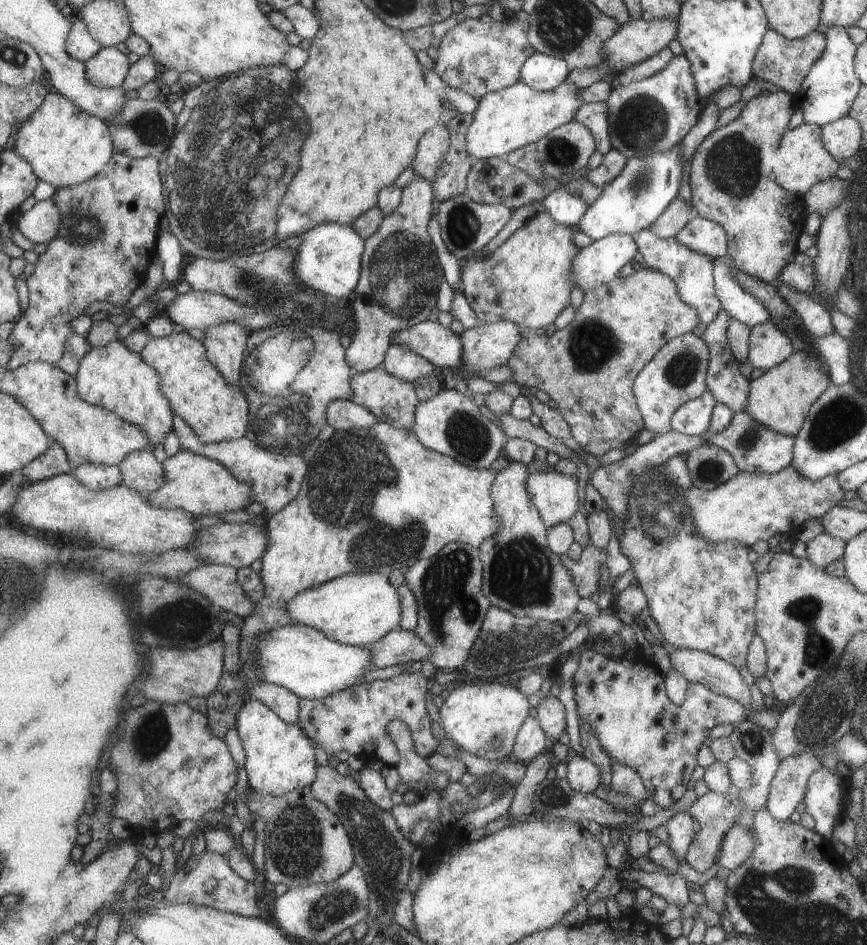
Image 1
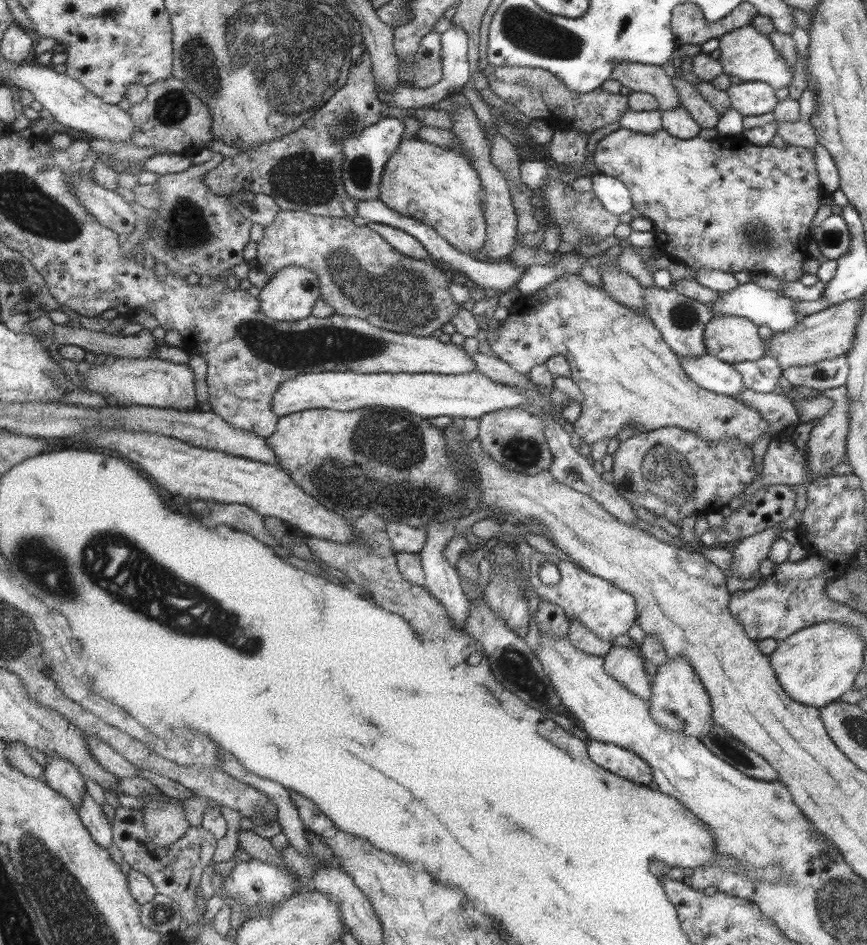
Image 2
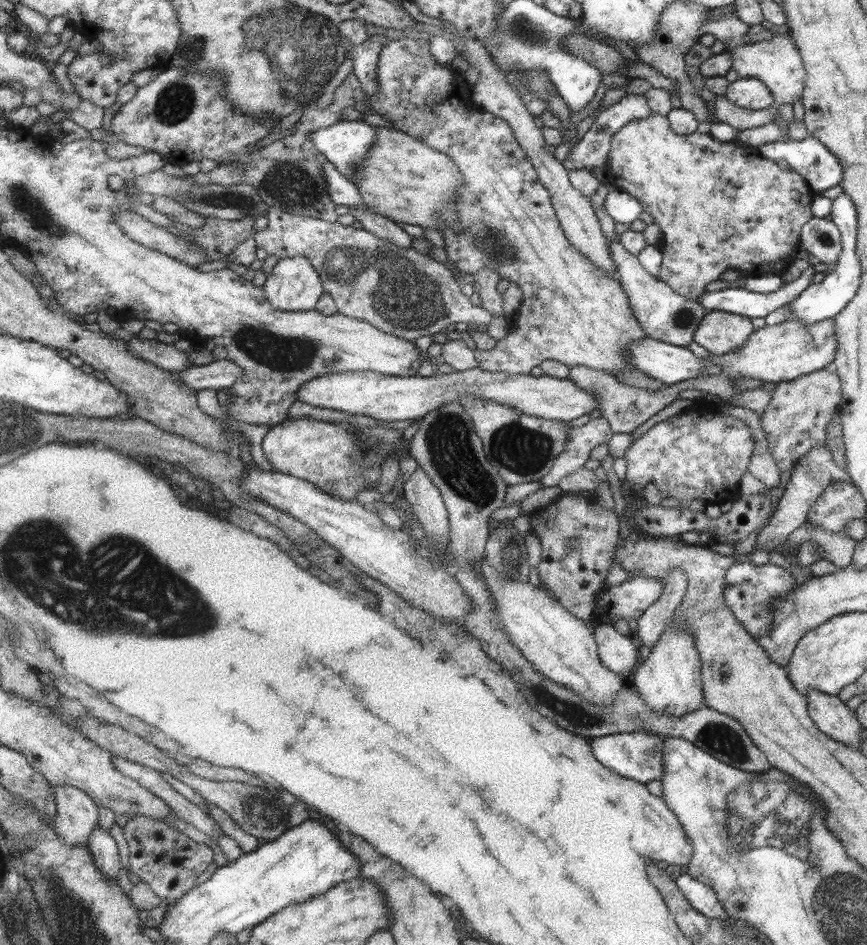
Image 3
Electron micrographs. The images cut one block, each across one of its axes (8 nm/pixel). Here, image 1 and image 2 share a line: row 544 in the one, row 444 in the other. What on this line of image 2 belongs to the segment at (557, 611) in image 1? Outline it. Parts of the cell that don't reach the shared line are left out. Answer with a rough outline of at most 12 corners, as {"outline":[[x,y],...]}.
{"outline":[[521,407],[478,420],[483,453],[535,476],[553,454],[543,421]]}

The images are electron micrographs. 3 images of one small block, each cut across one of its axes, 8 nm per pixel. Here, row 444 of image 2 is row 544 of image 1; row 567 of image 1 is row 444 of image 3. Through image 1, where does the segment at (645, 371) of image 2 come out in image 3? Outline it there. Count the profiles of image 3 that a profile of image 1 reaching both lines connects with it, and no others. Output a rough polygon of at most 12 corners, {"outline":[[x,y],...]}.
{"outline":[[605,418],[567,432],[554,467],[540,479],[556,485],[583,468],[592,448],[611,435]]}

